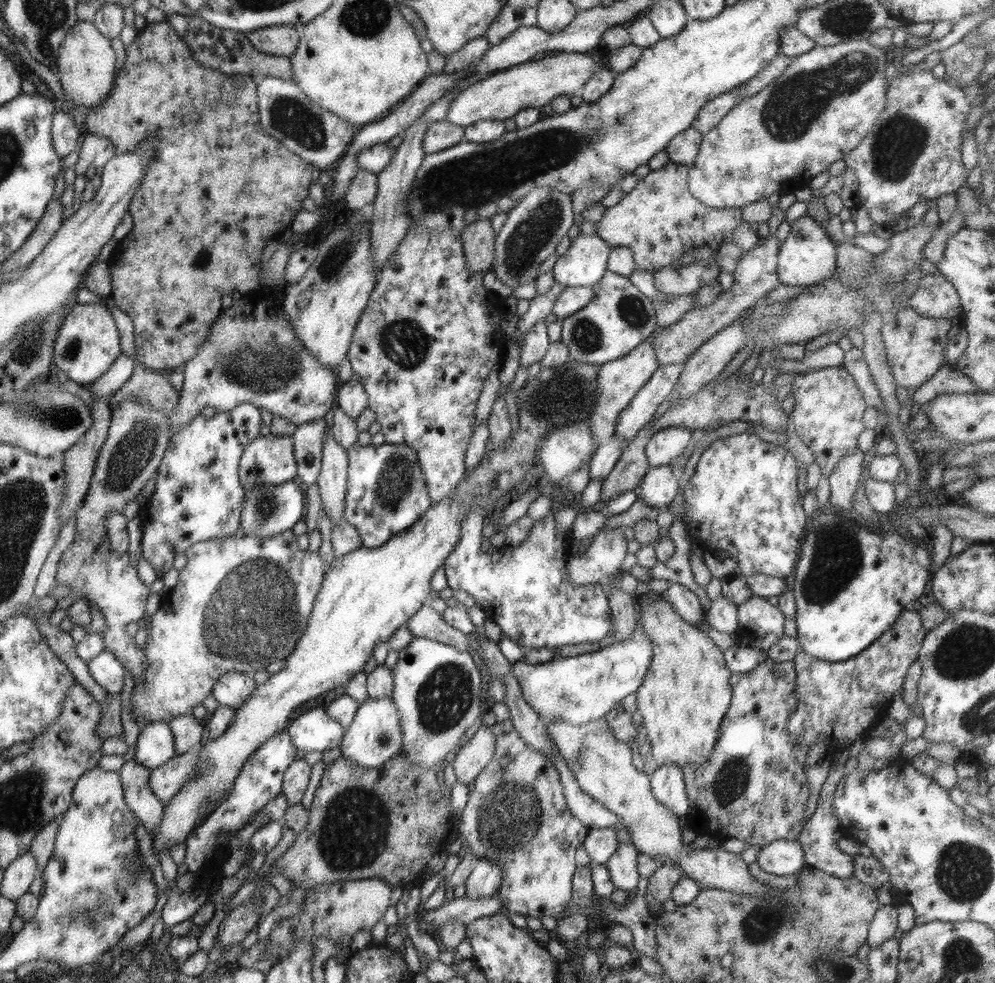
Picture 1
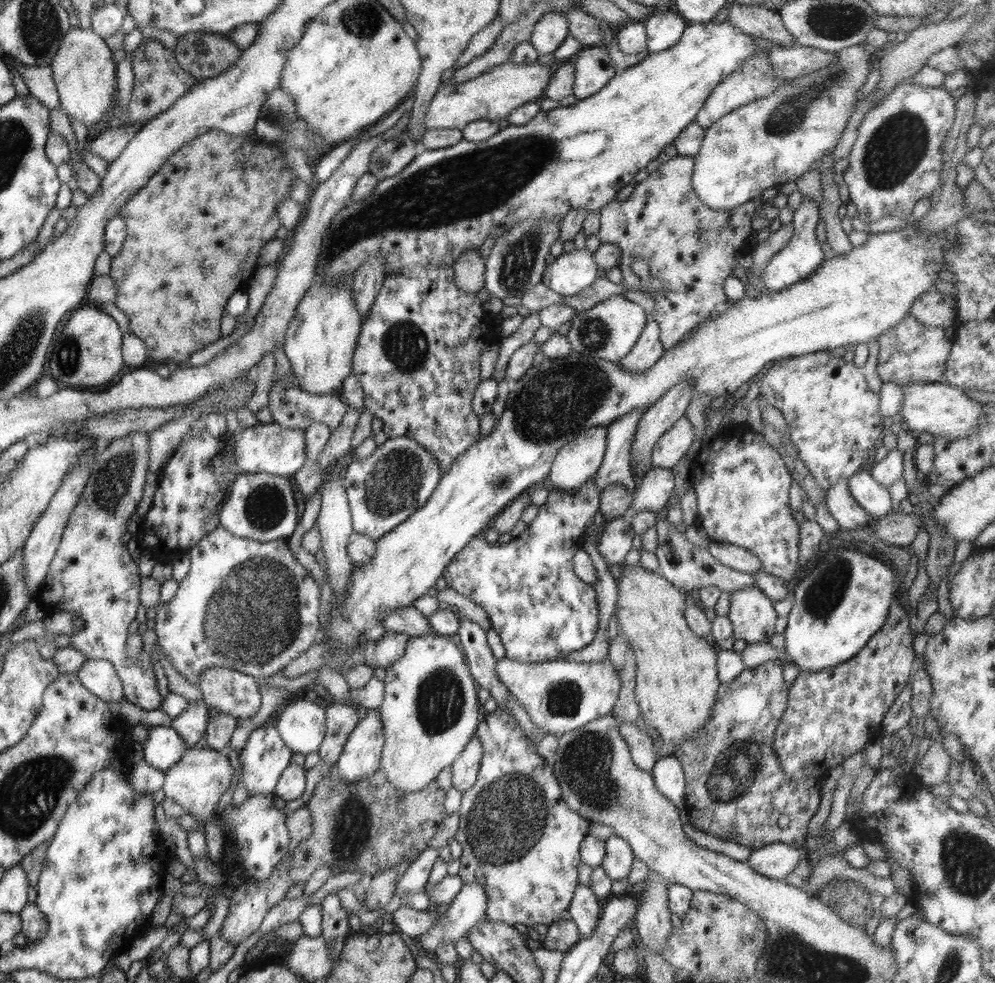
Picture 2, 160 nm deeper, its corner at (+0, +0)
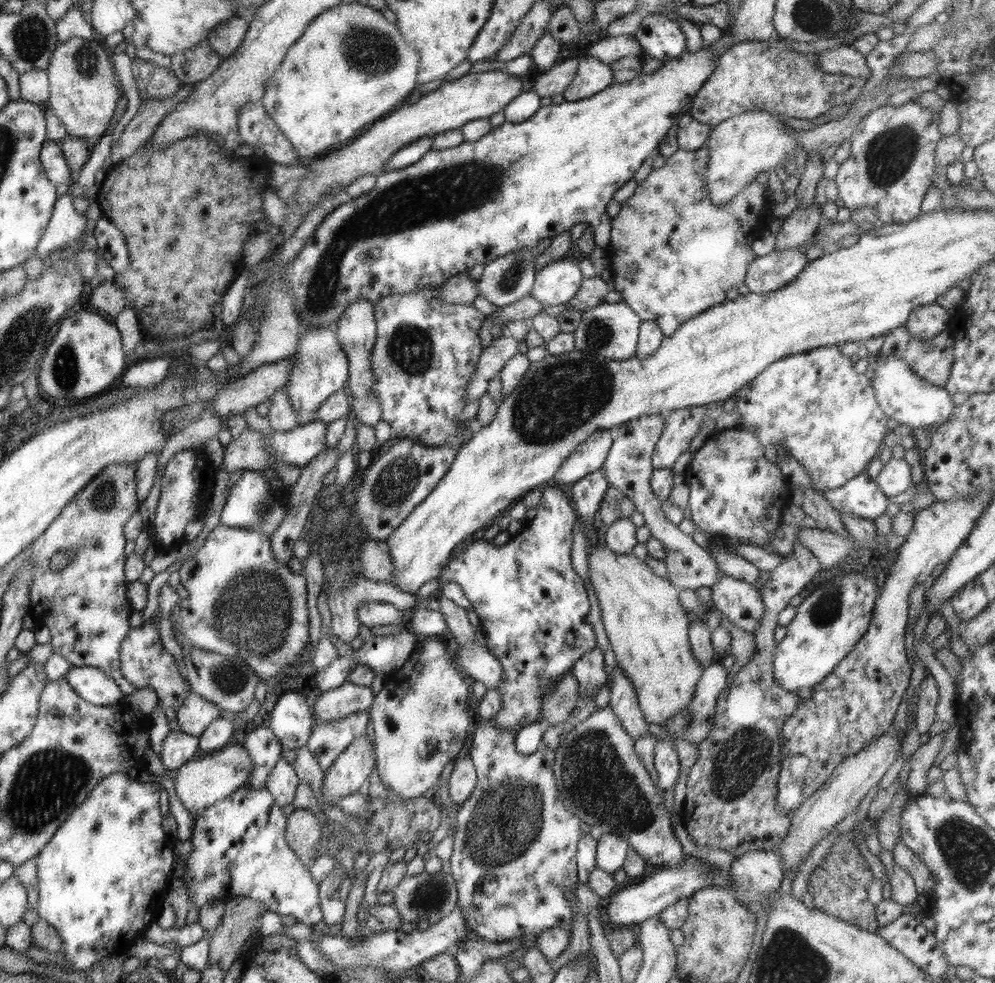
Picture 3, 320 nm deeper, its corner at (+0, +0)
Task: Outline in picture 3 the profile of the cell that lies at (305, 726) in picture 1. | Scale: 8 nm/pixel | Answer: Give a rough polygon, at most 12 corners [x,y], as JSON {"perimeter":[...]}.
{"perimeter":[[298,690],[279,695],[270,729],[284,749],[306,747],[316,717]]}

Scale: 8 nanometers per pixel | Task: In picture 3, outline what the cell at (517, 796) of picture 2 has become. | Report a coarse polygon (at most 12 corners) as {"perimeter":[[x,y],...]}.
{"perimeter":[[477,720],[449,873],[480,939],[571,928],[591,827]]}

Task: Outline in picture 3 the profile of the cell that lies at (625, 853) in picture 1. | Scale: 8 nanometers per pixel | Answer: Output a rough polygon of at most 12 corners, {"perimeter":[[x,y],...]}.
{"perimeter":[[612,833],[597,840],[601,870],[620,871],[631,850],[628,841]]}

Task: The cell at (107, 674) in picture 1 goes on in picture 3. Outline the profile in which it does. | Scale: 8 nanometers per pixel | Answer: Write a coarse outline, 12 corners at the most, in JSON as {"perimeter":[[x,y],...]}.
{"perimeter":[[74,666],[64,677],[95,705],[125,696],[99,668]]}

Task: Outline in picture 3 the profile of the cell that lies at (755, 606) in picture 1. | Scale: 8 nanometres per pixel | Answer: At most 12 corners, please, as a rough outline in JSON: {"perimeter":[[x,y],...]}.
{"perimeter":[[720,575],[709,600],[751,633],[764,614],[761,591]]}

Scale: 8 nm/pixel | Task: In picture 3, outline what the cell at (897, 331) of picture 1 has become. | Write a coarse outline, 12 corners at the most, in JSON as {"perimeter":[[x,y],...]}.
{"perimeter":[[902,325],[884,335],[880,355],[896,355],[935,386],[948,383],[956,336],[918,340]]}

